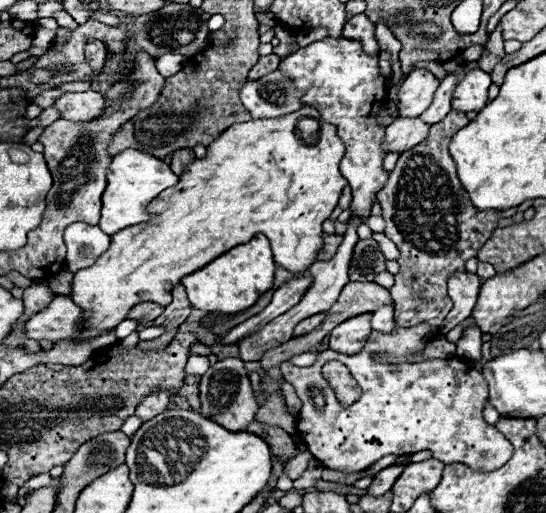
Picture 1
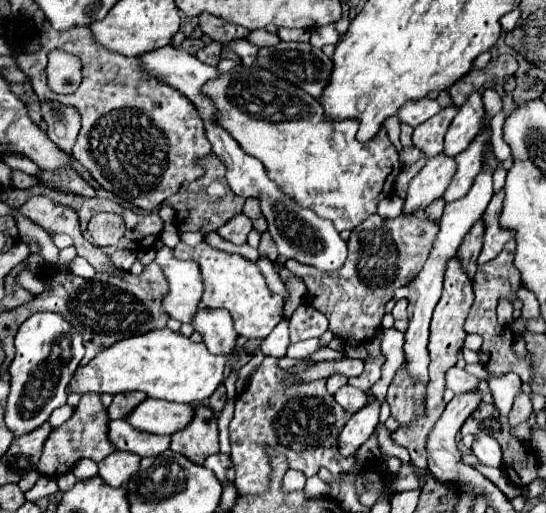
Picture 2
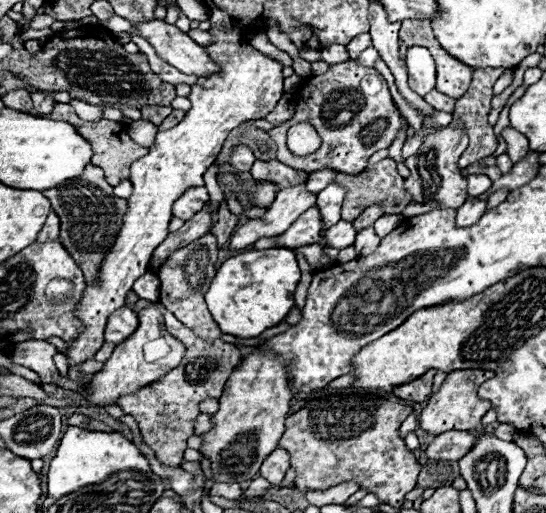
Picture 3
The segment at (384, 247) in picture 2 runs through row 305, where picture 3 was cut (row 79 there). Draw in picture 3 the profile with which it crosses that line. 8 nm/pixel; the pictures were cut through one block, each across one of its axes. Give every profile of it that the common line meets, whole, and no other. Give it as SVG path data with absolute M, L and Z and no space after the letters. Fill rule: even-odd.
M354 60L332 64L328 72L320 76L312 76L306 84L298 88L298 94L294 94L294 102L296 102L294 116L286 124L274 126L268 134L276 142L278 160L306 172L314 172L328 166L344 174L360 174L374 152L388 148L396 140L404 122L390 98L384 76L374 68L360 66ZM370 88L378 88L378 90L374 92ZM362 90L364 90L364 100L362 100ZM296 122L312 124L316 132L322 136L322 146L314 154L294 156L286 148L286 130Z

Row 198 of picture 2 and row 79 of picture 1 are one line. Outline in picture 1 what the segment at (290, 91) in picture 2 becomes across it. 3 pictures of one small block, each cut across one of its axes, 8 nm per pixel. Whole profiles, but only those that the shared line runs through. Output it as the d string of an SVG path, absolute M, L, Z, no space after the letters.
M324 38L284 58L278 70L292 78L296 86L306 92L302 98L306 104L316 106L322 118L338 128L338 136L346 146L340 170L352 188L352 202L348 210L352 216L360 214L360 218L368 218L378 190L388 180L388 172L382 168L384 154L380 148L384 128L376 122L378 108L386 104L388 86L380 76L378 58L364 54L358 42L346 38Z

